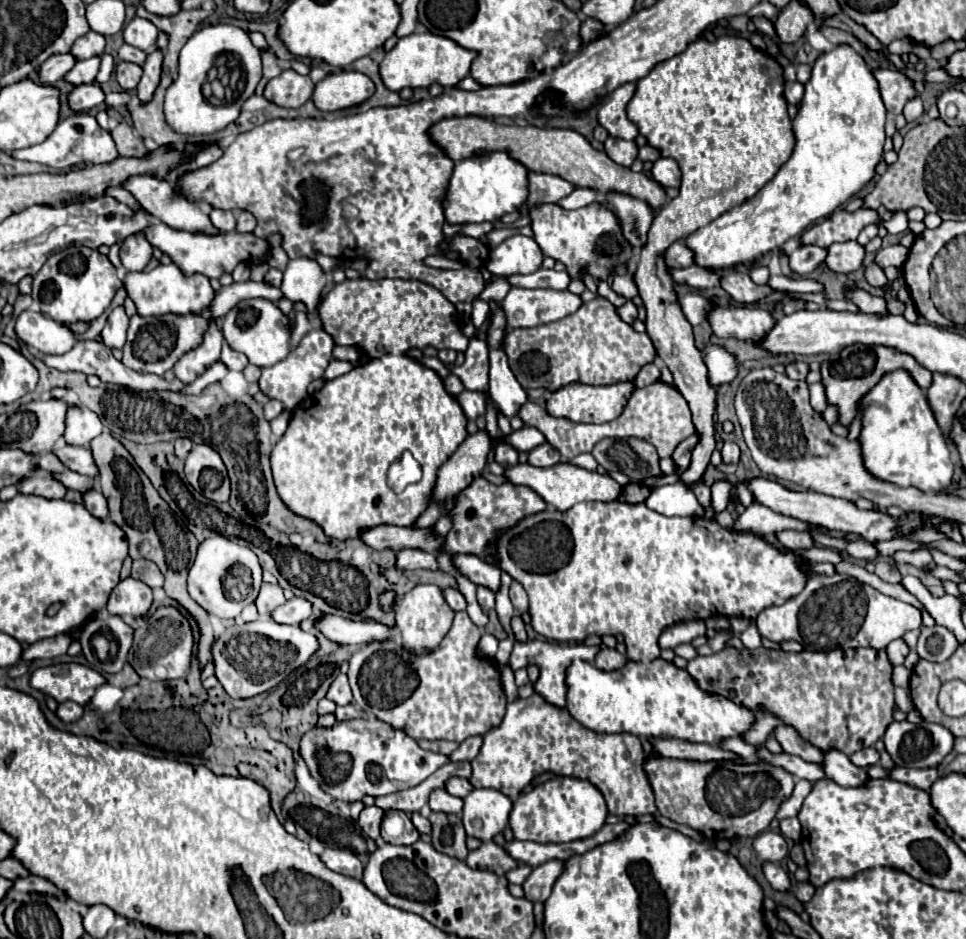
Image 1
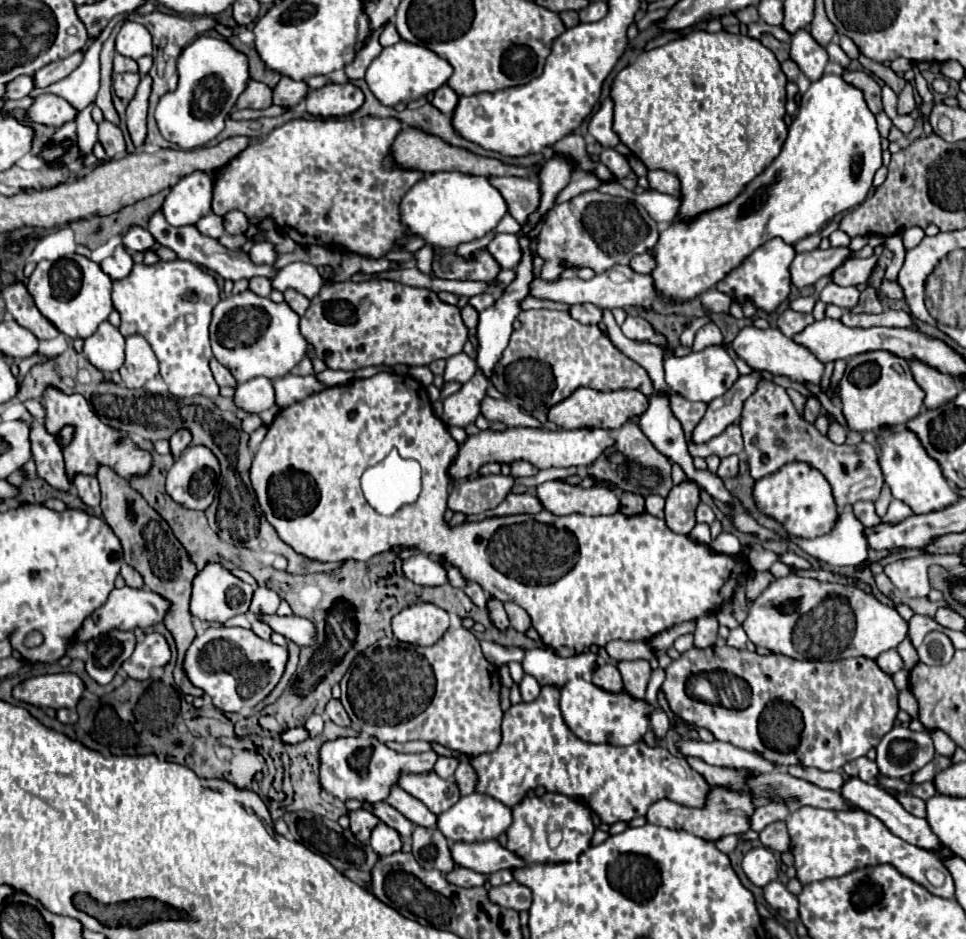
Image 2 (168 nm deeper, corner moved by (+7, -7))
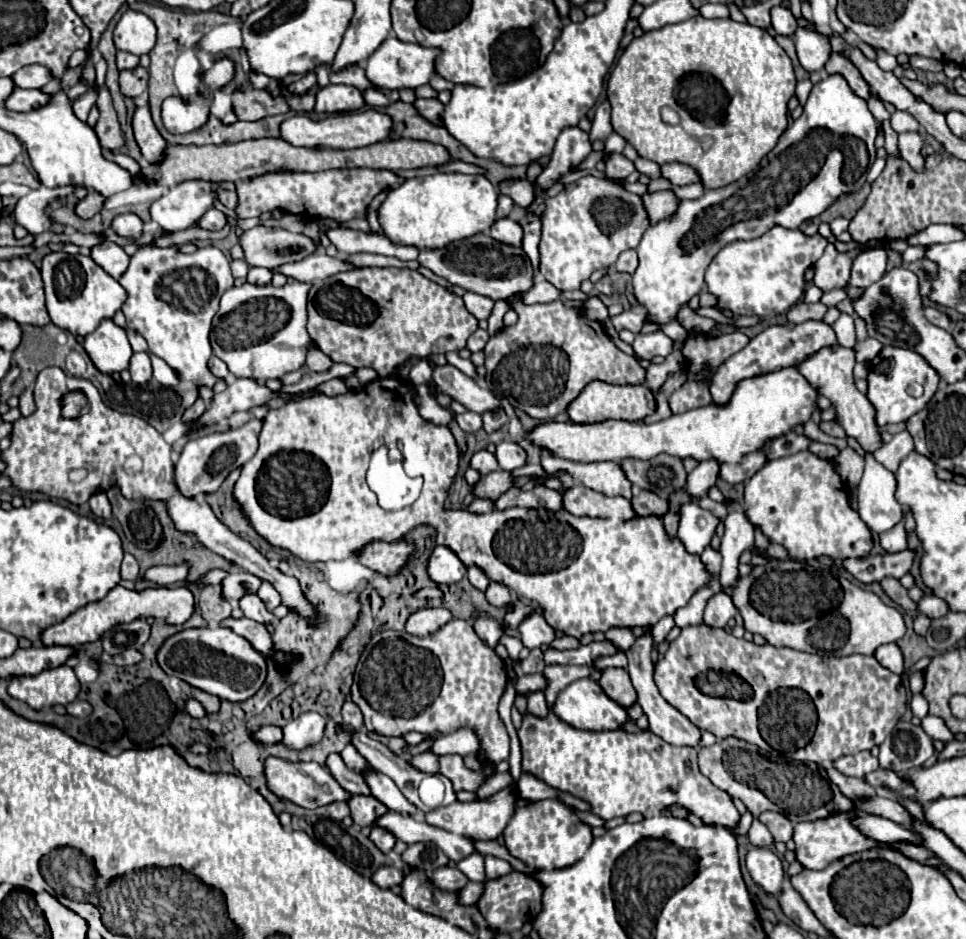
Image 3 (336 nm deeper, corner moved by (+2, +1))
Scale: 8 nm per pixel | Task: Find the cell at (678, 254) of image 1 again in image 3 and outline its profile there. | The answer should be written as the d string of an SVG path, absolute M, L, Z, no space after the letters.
M626 250L626 252L622 252L622 256L620 256L618 262L616 262L616 270L618 270L618 272L634 274L636 268L638 268L638 252L636 252L636 250Z

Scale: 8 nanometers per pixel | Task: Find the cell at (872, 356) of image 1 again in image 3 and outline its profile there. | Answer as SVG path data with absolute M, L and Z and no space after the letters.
M884 346L880 354L868 360L868 400L876 410L876 424L892 424L892 422L906 422L912 414L920 412L938 388L938 374L918 356L914 350Z

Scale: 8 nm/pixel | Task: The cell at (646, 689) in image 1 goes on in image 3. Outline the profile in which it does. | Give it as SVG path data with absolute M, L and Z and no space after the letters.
M582 678L572 684L568 684L560 694L554 704L554 712L558 714L560 720L566 720L570 726L580 728L580 730L592 730L592 732L604 732L604 730L618 730L624 724L630 722L628 710L614 702L612 698L606 696L606 692L600 688L596 680Z

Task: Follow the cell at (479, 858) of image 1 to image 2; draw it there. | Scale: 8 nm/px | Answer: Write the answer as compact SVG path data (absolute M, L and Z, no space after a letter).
M455 868L449 874L445 874L445 880L457 884L459 888L473 888L473 886L483 886L487 882L487 876L477 874L469 868Z

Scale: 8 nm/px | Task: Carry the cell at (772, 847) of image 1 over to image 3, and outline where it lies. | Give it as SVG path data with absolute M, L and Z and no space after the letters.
M752 848L746 854L746 868L752 880L768 894L778 894L782 888L784 868L780 858L770 848Z

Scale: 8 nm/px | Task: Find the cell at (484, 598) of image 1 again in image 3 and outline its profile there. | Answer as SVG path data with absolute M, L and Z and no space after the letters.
M468 568L468 580L472 586L476 586L482 592L486 592L486 588L490 584L490 580L486 578L486 574L480 568Z

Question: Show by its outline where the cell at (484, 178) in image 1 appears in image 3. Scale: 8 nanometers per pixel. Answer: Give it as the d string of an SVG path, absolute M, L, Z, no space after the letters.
M436 172L424 178L410 178L392 190L378 210L384 236L396 244L424 248L444 248L454 240L474 234L488 234L496 222L498 190L486 176L466 176L458 172Z

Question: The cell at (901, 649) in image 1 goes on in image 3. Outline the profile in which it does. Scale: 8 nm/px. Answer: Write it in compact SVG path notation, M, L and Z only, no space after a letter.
M894 642L884 644L882 648L878 648L874 652L874 656L884 668L888 668L896 674L904 674L904 656L902 656L902 650L898 648L898 644L894 644Z

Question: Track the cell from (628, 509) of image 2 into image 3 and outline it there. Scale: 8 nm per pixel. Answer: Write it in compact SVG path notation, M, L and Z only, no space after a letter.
M640 490L636 496L632 496L632 508L636 512L636 516L664 516L668 512L668 500Z

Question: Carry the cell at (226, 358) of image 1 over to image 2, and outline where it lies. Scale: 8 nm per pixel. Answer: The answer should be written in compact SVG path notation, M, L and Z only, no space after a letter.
M215 358L211 360L211 372L213 372L215 382L217 382L219 386L231 386L231 388L237 386L237 380L231 376L231 372L229 372L223 364L219 364Z

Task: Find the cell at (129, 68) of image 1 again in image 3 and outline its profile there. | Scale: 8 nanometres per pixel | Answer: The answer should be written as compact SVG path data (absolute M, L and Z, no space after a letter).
M142 66L120 72L120 88L124 96L136 98L148 90L148 72Z

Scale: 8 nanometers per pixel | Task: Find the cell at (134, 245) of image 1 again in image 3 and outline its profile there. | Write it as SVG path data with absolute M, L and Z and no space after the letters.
M102 242L102 244L94 246L90 256L94 258L94 262L98 266L102 266L116 280L126 272L126 268L130 264L130 256L116 242Z

